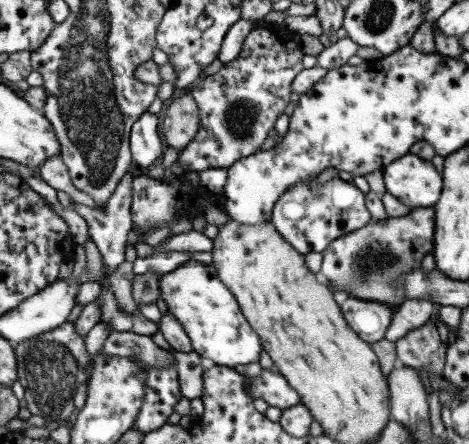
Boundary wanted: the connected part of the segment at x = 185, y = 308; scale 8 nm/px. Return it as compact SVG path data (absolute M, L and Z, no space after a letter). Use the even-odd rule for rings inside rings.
M188 260L158 280L159 296L164 297L168 311L182 323L193 350L210 358L216 365L233 368L260 360L262 341L246 321L235 296L220 280L213 263Z

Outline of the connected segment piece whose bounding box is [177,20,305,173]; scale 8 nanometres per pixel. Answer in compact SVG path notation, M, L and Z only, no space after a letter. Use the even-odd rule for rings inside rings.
M264 20L256 22L254 29L245 36L242 50L238 57L224 64L218 72L200 79L191 89L200 112L199 128L194 139L184 147L178 155L178 166L185 171L202 172L209 168L226 169L237 160L256 153L256 150L266 142L268 132L284 110L290 104L292 96L291 85L294 78L303 69L301 37L289 31L284 24L270 24Z

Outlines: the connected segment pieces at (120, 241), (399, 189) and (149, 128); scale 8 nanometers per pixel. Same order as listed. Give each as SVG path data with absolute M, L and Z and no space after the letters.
M128 170L122 178L116 190L112 192L112 196L105 202L104 207L100 208L84 208L83 217L88 223L91 241L96 244L97 249L104 258L104 272L110 274L112 270L116 270L120 263L125 260L125 248L127 246L128 236L133 231L133 221L131 213L132 193L131 186L134 176Z
M407 153L383 169L385 190L411 209L433 207L443 180L432 161Z
M146 111L131 128L129 145L131 158L144 169L154 164L162 156L162 142L158 134L161 118Z

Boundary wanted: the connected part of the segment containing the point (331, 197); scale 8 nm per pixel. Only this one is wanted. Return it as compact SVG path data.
M318 176L310 177L308 184L296 183L274 203L271 222L280 235L300 254L321 253L343 234L350 233L371 220L364 204L365 194L352 181L334 177L326 183L318 182Z

